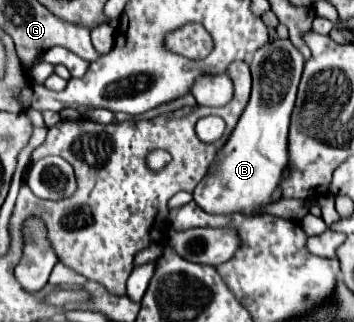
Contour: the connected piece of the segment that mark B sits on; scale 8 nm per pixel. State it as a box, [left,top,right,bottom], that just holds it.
[194,39,304,213]

